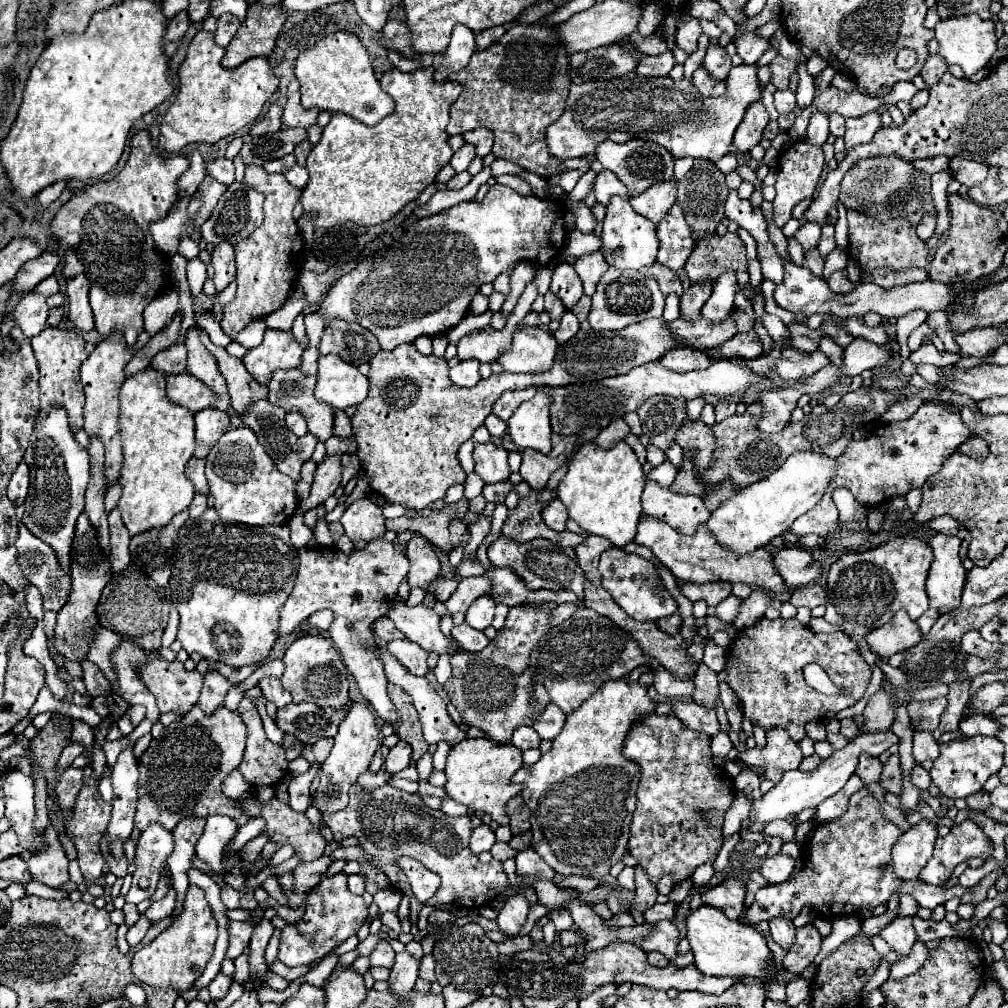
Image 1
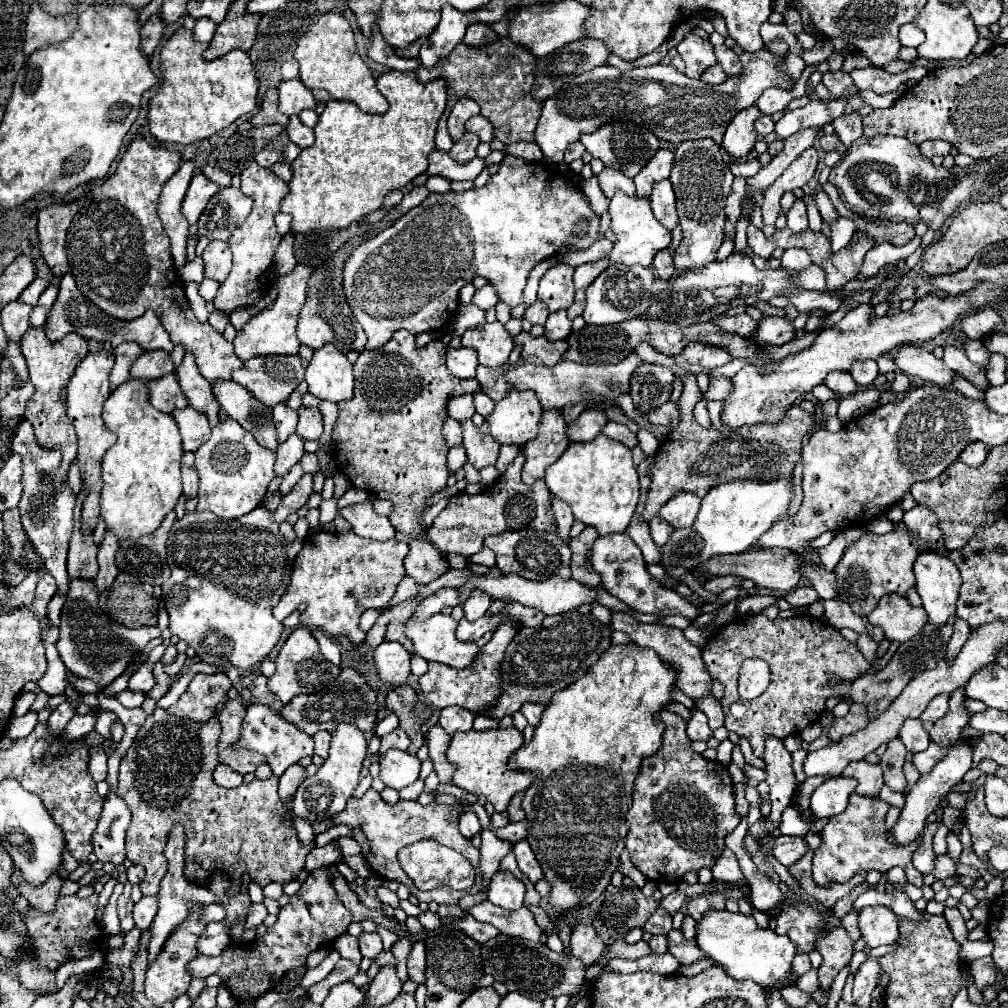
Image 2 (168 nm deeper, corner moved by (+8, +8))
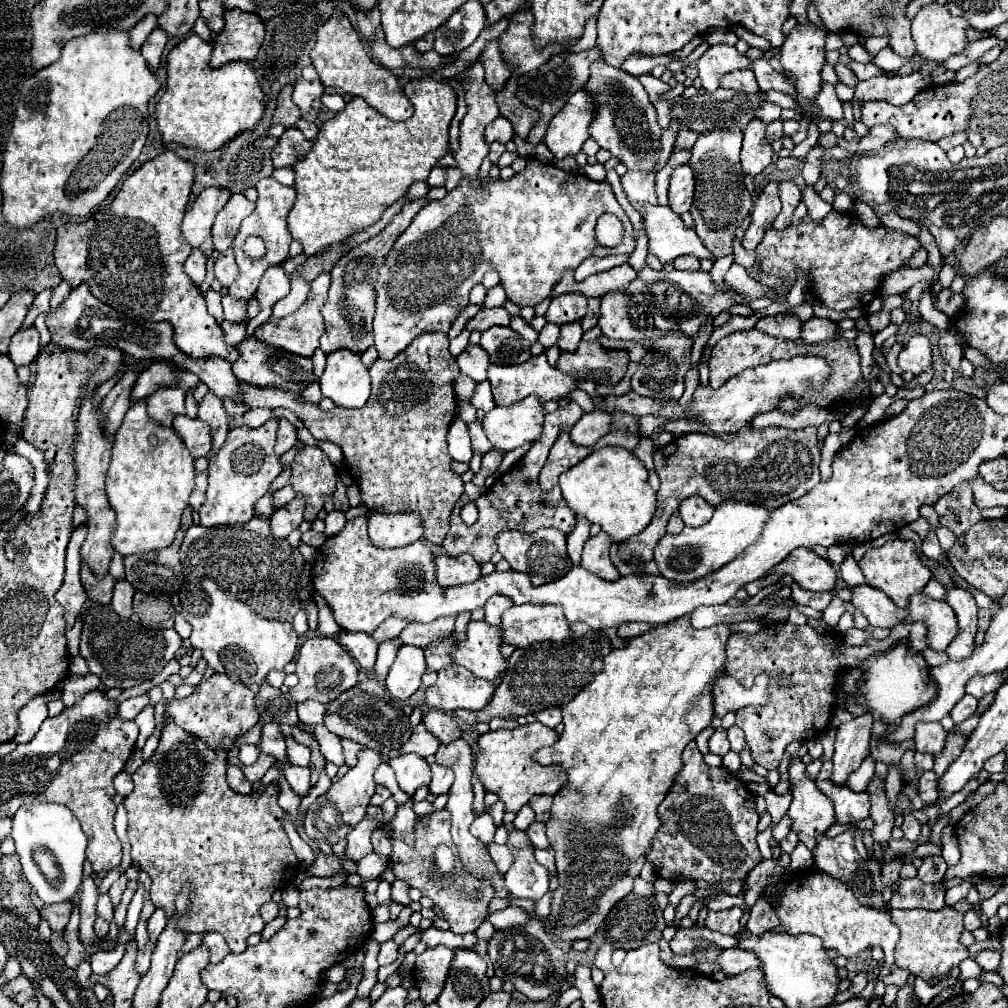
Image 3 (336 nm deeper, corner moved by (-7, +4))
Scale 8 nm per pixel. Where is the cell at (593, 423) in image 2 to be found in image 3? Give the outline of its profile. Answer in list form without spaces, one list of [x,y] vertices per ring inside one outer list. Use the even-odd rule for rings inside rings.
[[[593,411],[585,413],[569,431],[571,441],[585,447],[595,447],[595,443],[611,431],[611,413]]]

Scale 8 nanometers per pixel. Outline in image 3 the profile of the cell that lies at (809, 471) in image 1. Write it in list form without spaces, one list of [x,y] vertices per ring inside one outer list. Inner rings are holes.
[[[723,501],[719,503],[719,507],[715,507],[713,519],[707,525],[695,529],[685,527],[679,535],[667,533],[665,537],[661,537],[655,547],[655,563],[659,565],[661,575],[673,581],[691,581],[705,577],[725,563],[733,561],[751,543],[755,543],[761,537],[769,517],[771,509],[767,509],[765,505],[749,501]]]

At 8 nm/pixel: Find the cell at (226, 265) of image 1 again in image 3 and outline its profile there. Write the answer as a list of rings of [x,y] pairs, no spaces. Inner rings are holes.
[[[227,249],[223,253],[219,253],[217,261],[215,261],[215,279],[223,285],[229,287],[235,279],[237,279],[237,263],[235,263],[235,253],[233,249]]]

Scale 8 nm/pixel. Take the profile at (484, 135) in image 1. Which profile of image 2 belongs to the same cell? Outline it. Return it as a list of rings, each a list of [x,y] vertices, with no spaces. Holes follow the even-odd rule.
[[[482,115],[472,117],[472,119],[466,123],[466,131],[476,133],[476,135],[480,137],[480,141],[486,141],[486,143],[490,143],[490,141],[494,139],[494,127],[492,127],[490,121],[488,121],[486,117],[482,117]]]

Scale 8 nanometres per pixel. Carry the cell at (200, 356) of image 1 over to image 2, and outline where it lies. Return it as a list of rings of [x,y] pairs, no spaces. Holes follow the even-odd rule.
[[[190,353],[184,355],[184,361],[176,369],[176,375],[180,379],[180,387],[182,387],[184,397],[188,399],[188,405],[192,409],[204,413],[208,417],[208,421],[210,421],[210,427],[216,427],[218,421],[220,421],[218,419],[220,405],[214,401],[210,383],[198,373],[196,363],[194,363],[194,357]]]

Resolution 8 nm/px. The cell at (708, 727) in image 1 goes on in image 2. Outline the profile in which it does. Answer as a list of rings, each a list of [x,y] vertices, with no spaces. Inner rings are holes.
[[[698,709],[692,711],[692,719],[688,721],[688,737],[692,741],[708,741],[712,737],[712,729],[708,727],[708,721],[704,717],[704,713],[700,713]]]

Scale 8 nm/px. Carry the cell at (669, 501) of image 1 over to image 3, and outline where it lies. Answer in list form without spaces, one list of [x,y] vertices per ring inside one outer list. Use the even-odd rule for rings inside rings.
[[[695,495],[695,497],[687,497],[681,507],[679,507],[679,513],[683,517],[683,523],[687,527],[699,527],[699,525],[705,525],[711,515],[713,515],[713,507],[703,501],[703,497]]]

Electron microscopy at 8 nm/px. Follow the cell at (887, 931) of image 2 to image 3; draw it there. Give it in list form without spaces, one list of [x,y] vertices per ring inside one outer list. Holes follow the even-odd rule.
[[[809,869],[805,873],[797,871],[789,877],[783,899],[777,905],[777,917],[789,935],[811,933],[823,939],[825,949],[835,949],[843,957],[855,957],[867,947],[881,947],[887,964],[880,970],[874,995],[883,998],[885,985],[880,981],[891,972],[894,963],[894,950],[899,941],[899,927],[891,921],[889,911],[879,911],[873,907],[861,905],[851,893],[851,887],[829,877],[819,869]]]

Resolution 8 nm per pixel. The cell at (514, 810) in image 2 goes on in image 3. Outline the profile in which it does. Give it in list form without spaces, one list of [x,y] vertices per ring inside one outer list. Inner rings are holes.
[[[535,795],[529,801],[529,805],[535,811],[535,821],[547,821],[549,809],[551,809],[551,797],[549,795]]]

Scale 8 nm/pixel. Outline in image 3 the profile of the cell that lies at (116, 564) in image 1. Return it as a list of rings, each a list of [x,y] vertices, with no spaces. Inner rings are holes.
[[[117,579],[113,587],[113,599],[111,599],[111,609],[119,613],[121,617],[131,615],[131,601],[133,601],[133,585],[127,583],[125,579]]]

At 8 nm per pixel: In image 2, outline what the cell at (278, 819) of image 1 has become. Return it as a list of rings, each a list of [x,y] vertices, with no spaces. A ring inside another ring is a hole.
[[[156,707],[154,713],[146,719],[146,723],[140,727],[132,747],[124,755],[120,763],[120,785],[118,785],[118,797],[126,801],[128,809],[132,811],[132,823],[126,835],[126,857],[142,865],[146,869],[146,877],[140,883],[142,895],[156,895],[160,879],[166,875],[166,857],[164,847],[168,843],[168,835],[176,823],[182,823],[186,829],[186,865],[184,873],[186,879],[210,887],[210,891],[216,895],[216,903],[224,907],[226,911],[226,925],[228,931],[236,921],[244,921],[250,897],[242,891],[242,877],[248,875],[250,881],[258,883],[260,887],[280,881],[288,883],[294,879],[294,873],[304,869],[306,855],[312,847],[298,845],[298,835],[294,829],[288,829],[282,823],[284,805],[278,797],[278,779],[272,775],[270,779],[255,778],[250,783],[243,783],[233,789],[222,789],[214,783],[213,773],[219,764],[216,743],[220,737],[220,723],[218,719],[210,719],[208,723],[196,723],[182,717],[172,717],[164,709]],[[232,887],[232,895],[228,895]]]

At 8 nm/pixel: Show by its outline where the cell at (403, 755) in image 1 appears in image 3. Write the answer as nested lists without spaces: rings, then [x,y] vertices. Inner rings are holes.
[[[419,723],[419,725],[413,729],[409,741],[401,747],[401,753],[417,753],[417,755],[421,755],[421,757],[429,757],[429,755],[435,755],[435,751],[439,749],[439,745],[441,745],[439,739],[433,737],[433,735],[425,729],[423,723]]]

